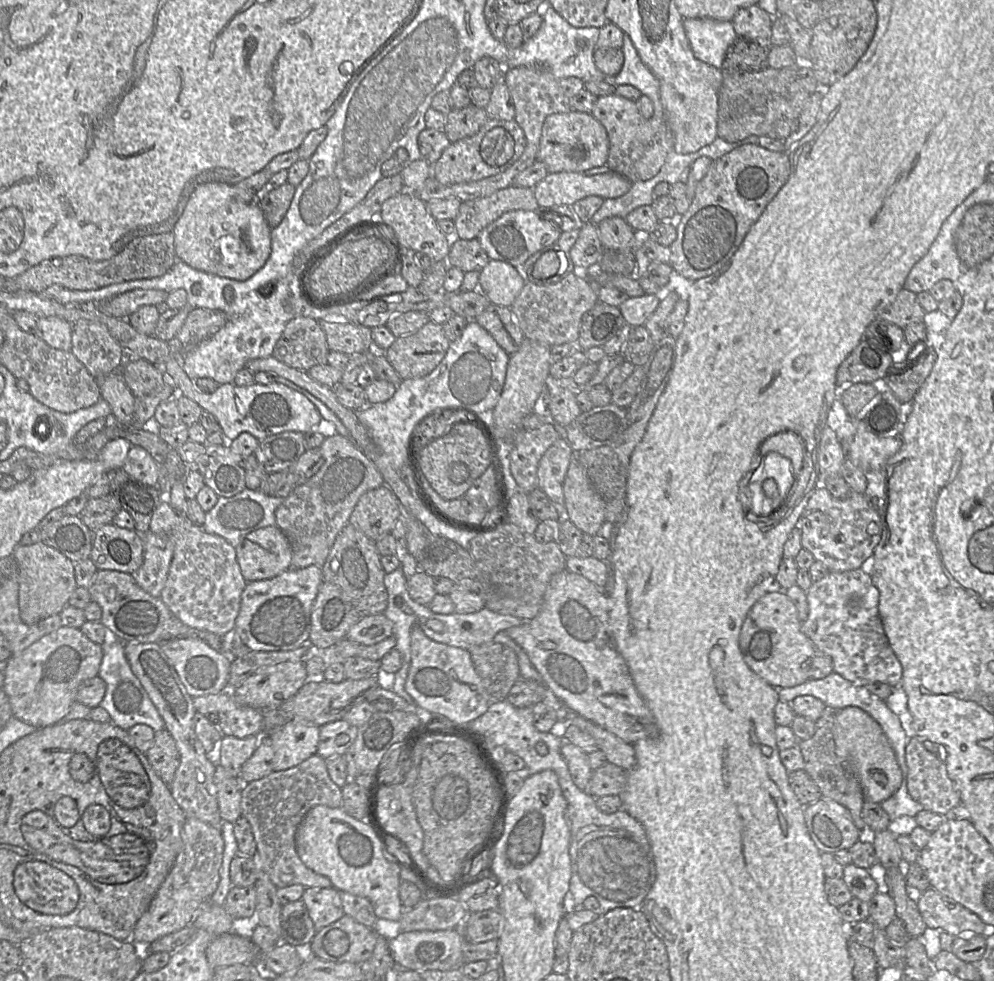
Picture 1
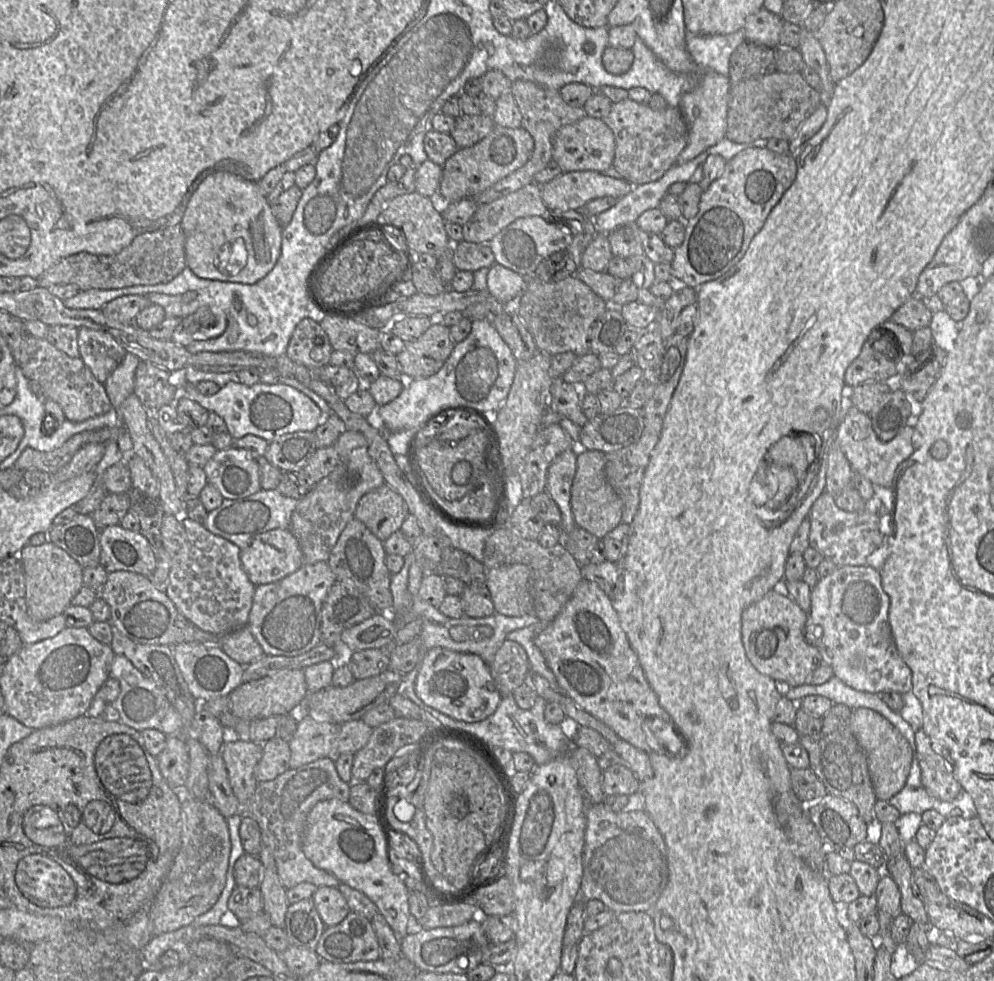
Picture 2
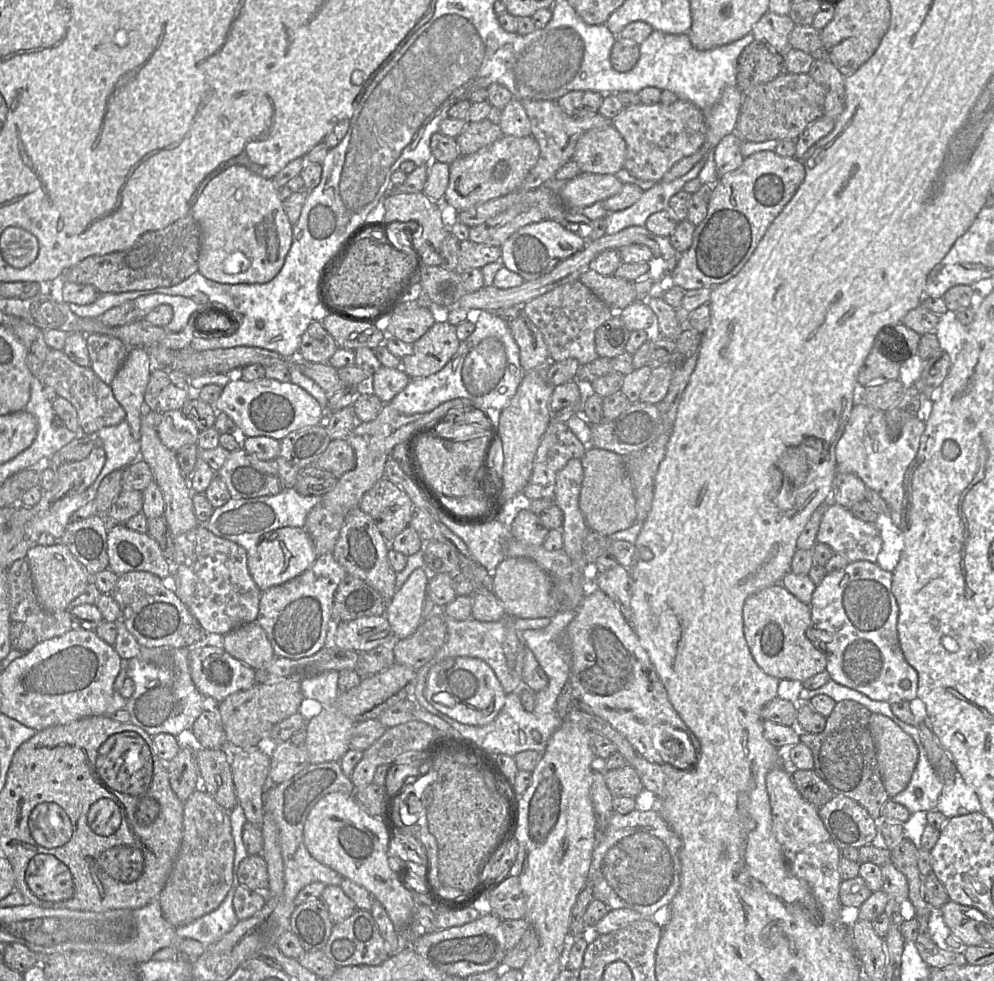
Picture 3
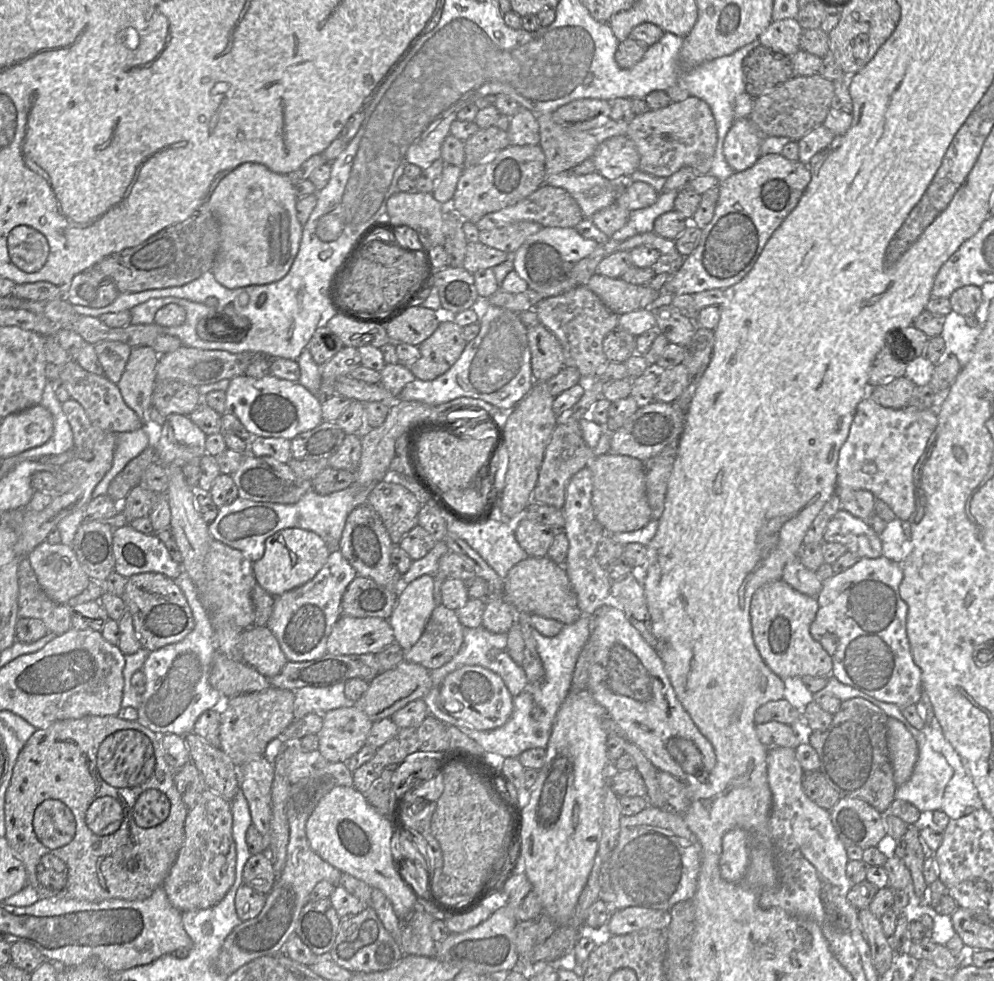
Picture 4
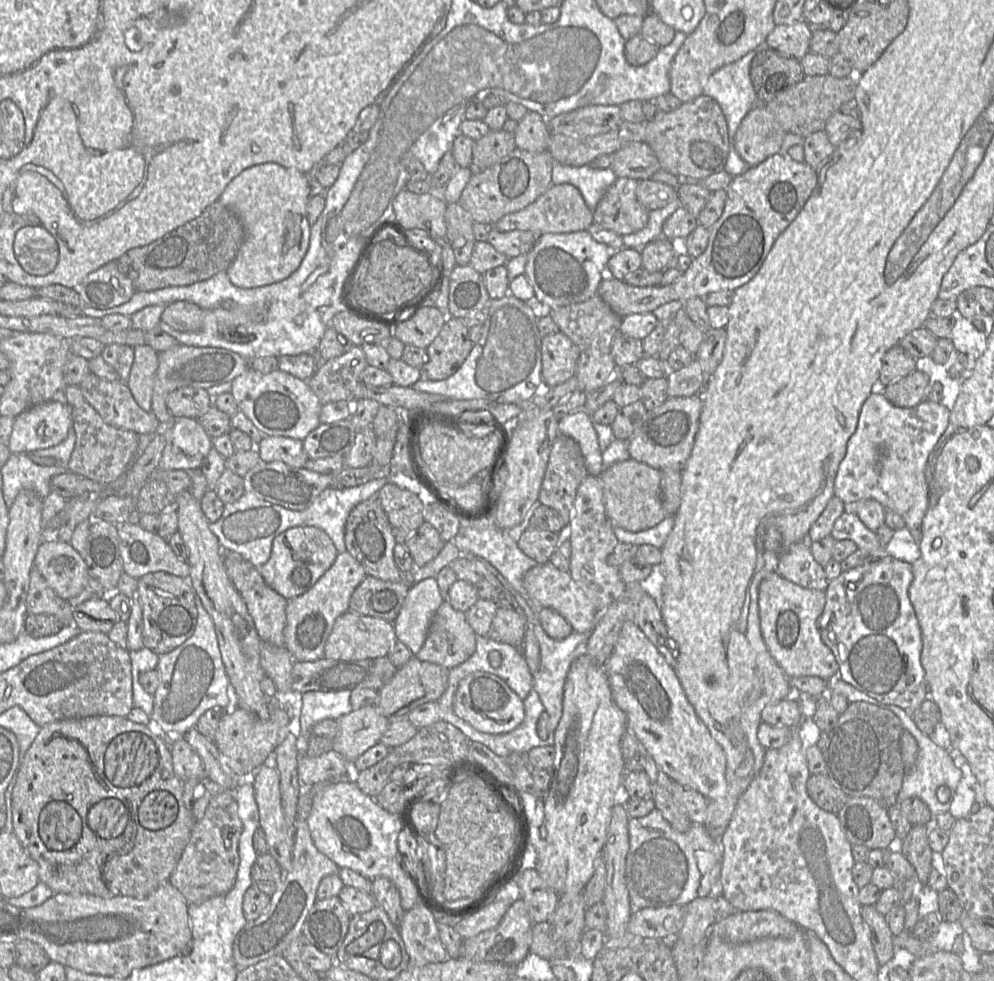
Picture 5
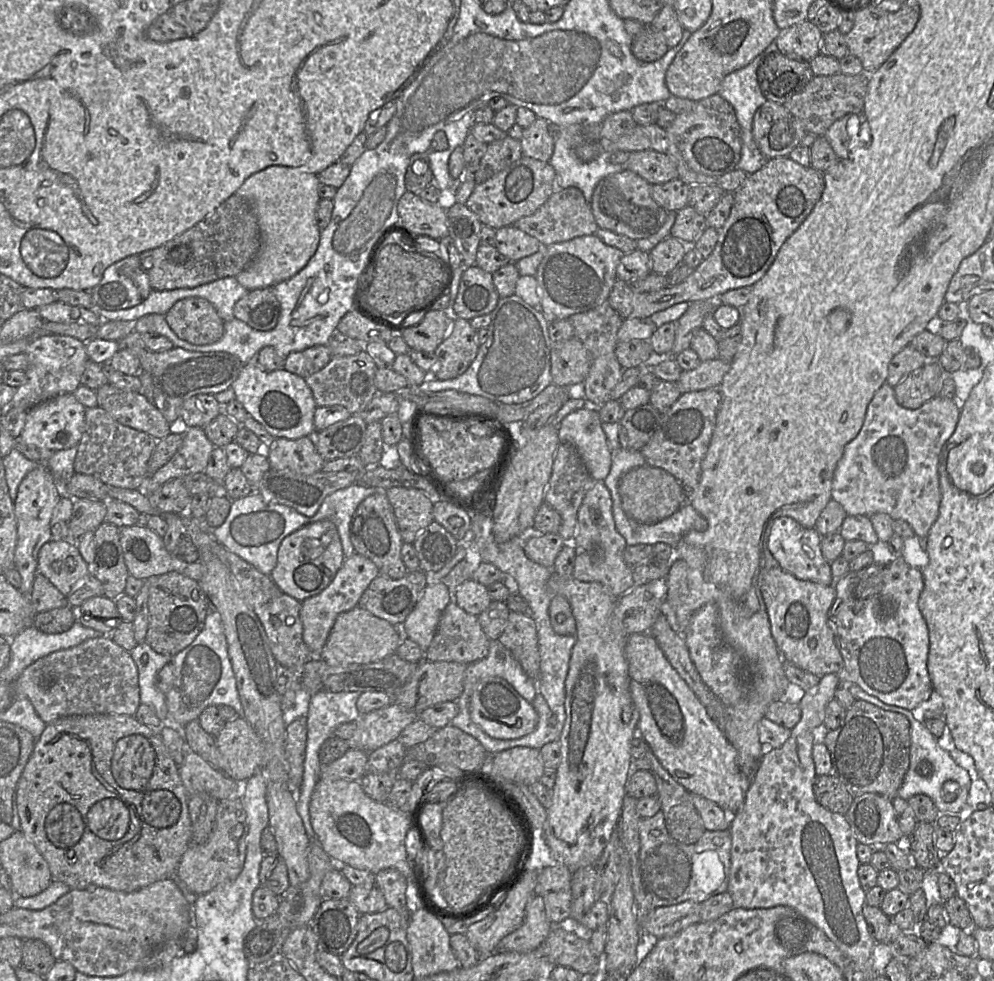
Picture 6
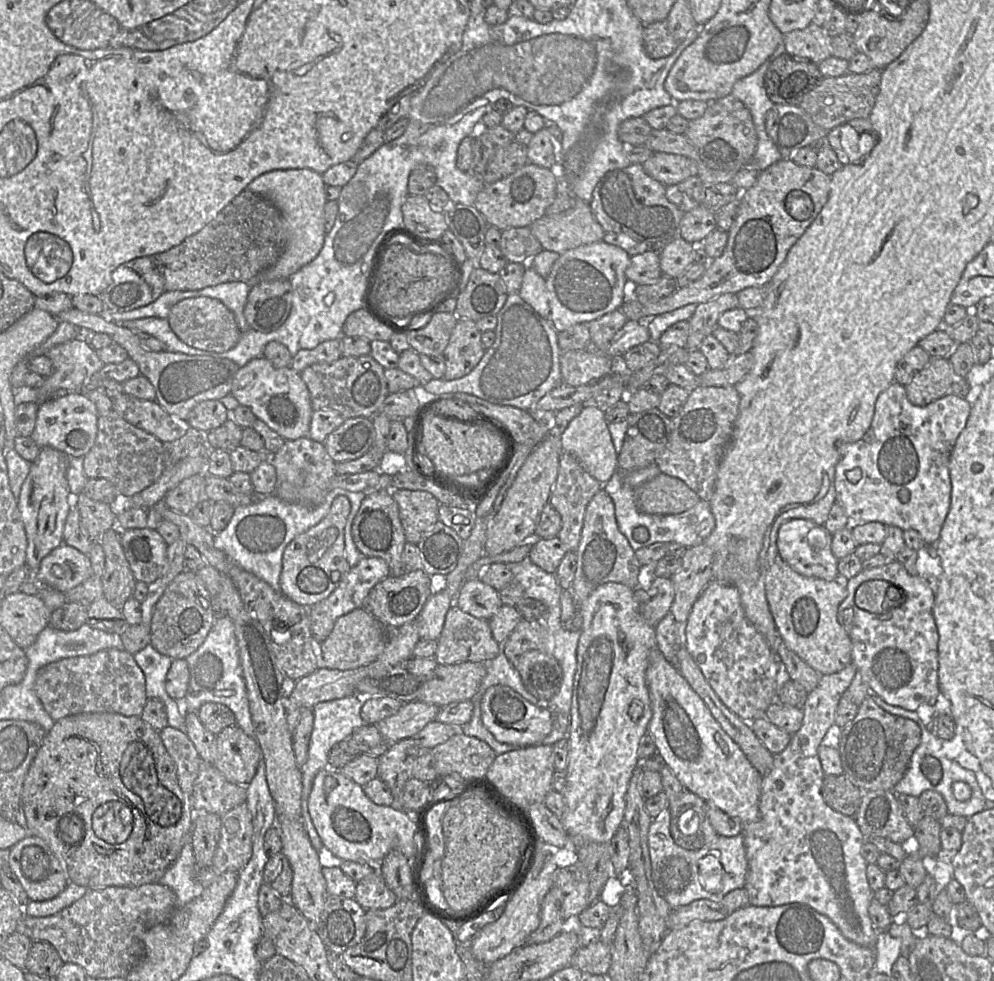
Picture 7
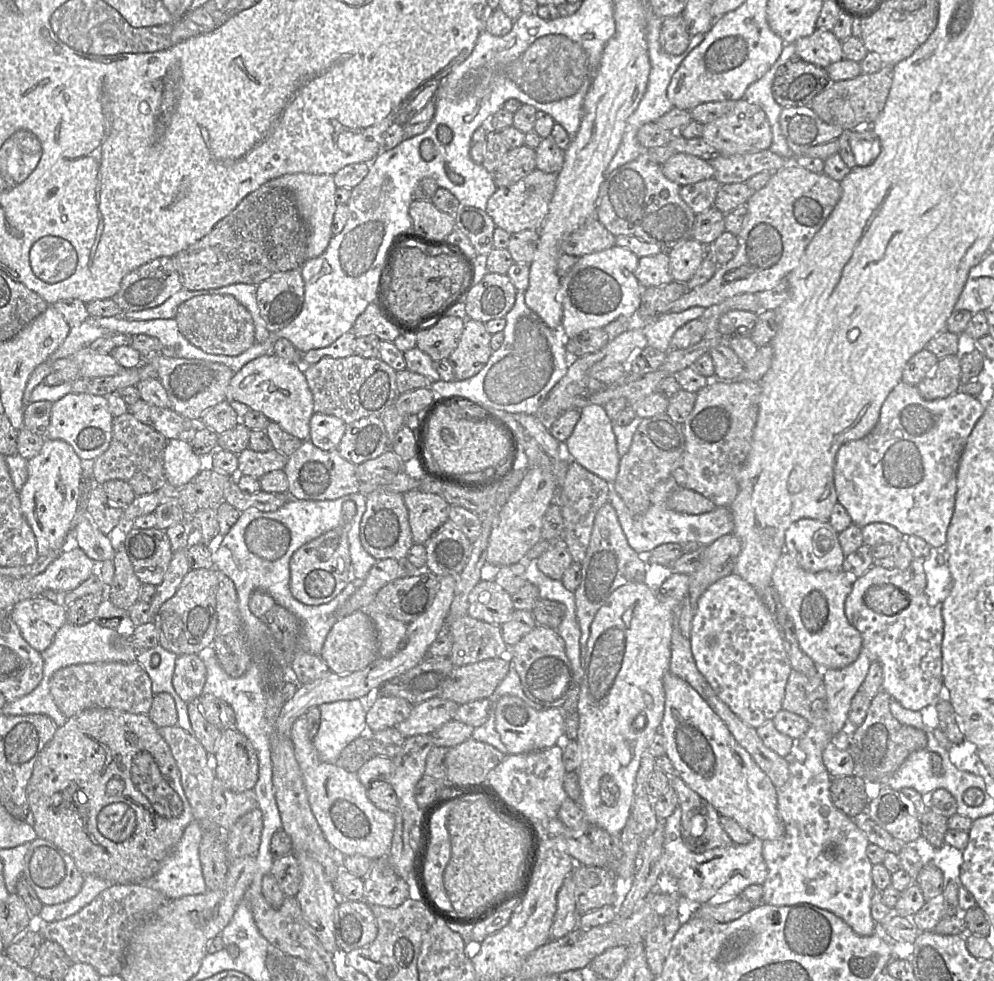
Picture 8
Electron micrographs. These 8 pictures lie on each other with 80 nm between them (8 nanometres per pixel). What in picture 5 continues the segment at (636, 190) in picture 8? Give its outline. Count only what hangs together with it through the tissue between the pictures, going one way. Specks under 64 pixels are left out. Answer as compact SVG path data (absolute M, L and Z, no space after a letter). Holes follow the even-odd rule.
M617 178L593 210L594 224L620 236L643 229L649 211L636 198L638 182L632 178Z

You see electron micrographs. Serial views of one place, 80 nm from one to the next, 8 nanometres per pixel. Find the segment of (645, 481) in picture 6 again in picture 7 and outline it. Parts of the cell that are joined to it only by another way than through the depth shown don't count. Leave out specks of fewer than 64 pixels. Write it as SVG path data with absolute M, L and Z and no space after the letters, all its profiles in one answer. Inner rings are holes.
M662 472L634 489L637 506L646 514L679 514L701 500L682 480Z

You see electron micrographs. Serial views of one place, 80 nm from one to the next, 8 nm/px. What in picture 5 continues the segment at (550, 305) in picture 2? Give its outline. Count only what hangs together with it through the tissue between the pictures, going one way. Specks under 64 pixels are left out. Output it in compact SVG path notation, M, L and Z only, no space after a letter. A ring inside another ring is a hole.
M598 295L586 301L546 310L559 331L579 348L575 376L585 393L596 390L614 375L618 368L611 355L611 342L620 328L621 318Z

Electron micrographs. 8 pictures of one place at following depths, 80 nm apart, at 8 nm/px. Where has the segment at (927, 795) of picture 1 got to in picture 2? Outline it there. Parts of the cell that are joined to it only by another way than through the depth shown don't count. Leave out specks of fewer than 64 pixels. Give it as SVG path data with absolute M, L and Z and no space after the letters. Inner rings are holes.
M919 729L915 733L916 758L921 770L921 782L926 792L935 800L951 802L962 787L954 775L948 757L936 752L931 738Z

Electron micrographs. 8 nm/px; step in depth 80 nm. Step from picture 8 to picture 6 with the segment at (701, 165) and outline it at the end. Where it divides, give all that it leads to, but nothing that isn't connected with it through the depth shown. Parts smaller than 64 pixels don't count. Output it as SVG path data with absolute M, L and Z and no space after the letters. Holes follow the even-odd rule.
M654 150L629 152L624 164L625 169L636 173L651 185L678 179L677 166L672 158Z

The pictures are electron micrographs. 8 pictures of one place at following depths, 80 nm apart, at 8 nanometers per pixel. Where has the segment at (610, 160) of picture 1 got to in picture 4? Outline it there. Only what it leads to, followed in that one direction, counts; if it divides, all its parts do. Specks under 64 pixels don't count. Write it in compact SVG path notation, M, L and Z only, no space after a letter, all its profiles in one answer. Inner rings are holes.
M690 96L667 107L636 115L630 122L626 136L634 142L640 161L638 170L657 177L669 177L683 167L690 167L696 175L710 172L718 140L716 122L708 104Z

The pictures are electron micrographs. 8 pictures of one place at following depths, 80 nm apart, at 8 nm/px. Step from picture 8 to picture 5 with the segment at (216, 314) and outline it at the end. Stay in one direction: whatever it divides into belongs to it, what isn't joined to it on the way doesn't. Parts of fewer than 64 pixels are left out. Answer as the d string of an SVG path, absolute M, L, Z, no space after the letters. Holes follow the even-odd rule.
M175 301L164 309L161 321L180 332L196 332L203 326L204 309L193 302Z

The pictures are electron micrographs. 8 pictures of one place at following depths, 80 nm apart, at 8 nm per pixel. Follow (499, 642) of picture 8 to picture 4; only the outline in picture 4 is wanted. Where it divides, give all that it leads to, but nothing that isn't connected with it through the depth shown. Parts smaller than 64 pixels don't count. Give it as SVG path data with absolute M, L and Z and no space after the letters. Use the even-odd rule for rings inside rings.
M443 604L437 605L419 640L410 649L404 650L404 660L419 664L428 670L442 667L450 662L461 649L463 630L464 626L459 621L454 610L445 607Z

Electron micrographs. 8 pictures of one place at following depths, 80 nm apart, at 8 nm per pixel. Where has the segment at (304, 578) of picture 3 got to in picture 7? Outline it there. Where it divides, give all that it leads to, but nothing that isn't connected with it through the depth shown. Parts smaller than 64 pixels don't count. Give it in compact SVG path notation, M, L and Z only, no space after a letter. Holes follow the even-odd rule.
M364 556L357 565L351 567L338 587L326 599L308 607L310 630L314 642L321 644L328 637L339 617L357 608L364 608L364 601L370 590L388 576L390 576L389 567L381 558Z

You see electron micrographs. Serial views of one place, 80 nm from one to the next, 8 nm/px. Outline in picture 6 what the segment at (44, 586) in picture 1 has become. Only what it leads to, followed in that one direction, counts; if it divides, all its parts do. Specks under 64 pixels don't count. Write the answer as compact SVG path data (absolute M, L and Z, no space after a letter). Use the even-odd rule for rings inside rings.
M53 538L41 547L37 573L48 579L66 597L90 574L88 564L81 556L75 542L60 538Z

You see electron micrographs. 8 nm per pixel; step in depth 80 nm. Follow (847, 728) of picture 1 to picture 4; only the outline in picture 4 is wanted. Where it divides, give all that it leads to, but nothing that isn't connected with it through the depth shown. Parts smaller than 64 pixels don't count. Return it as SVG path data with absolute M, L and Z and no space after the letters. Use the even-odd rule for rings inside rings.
M888 716L888 749L897 787L904 784L912 775L918 760L917 741L905 726L894 717Z

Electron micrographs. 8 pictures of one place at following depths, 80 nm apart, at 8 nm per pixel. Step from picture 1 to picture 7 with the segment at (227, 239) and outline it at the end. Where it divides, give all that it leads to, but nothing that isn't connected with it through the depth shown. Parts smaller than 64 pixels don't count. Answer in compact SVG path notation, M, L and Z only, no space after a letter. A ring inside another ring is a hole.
M286 169L266 172L249 183L246 190L267 198L280 212L284 246L278 260L262 271L255 281L288 279L314 260L321 251L326 231L324 206L326 184L322 174L311 169Z

